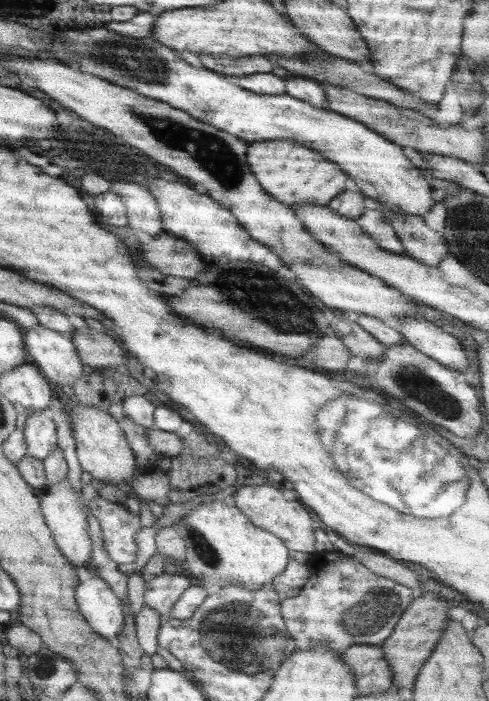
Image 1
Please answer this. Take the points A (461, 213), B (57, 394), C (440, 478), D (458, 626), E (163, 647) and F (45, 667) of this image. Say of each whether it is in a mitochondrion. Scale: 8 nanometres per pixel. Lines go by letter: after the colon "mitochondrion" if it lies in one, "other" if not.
A: mitochondrion
B: other
C: other
D: other
E: other
F: mitochondrion

